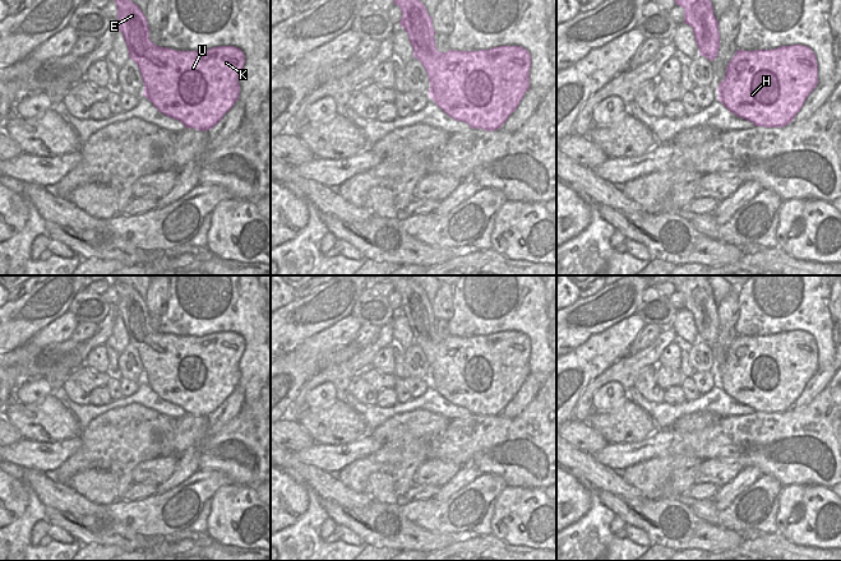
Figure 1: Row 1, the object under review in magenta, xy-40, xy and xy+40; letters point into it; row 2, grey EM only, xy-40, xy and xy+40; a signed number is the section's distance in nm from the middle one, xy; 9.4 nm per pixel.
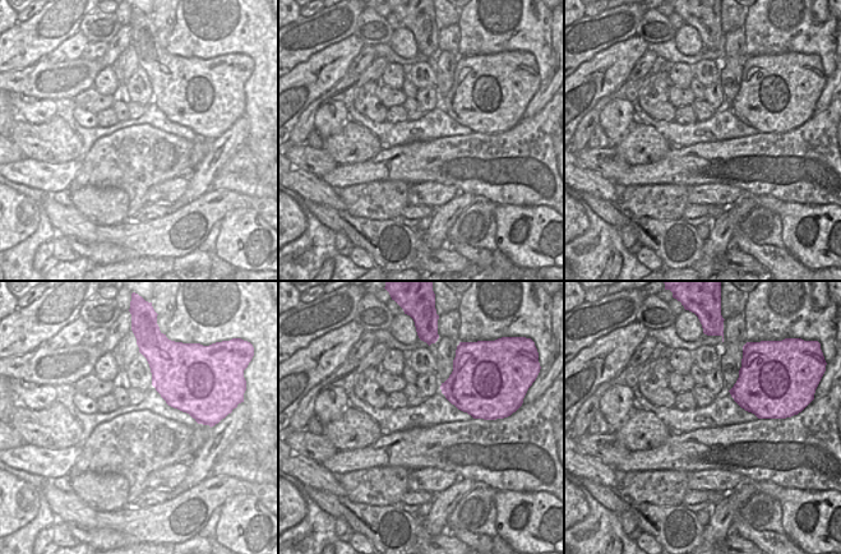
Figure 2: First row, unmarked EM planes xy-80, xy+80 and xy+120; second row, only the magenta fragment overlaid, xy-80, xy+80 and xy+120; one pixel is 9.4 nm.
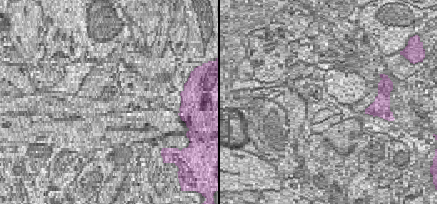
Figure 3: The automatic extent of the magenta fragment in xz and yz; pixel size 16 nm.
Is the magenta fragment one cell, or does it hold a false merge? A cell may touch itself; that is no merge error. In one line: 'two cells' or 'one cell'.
one cell

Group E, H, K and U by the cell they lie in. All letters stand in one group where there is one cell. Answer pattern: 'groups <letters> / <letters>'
groups E H K U

